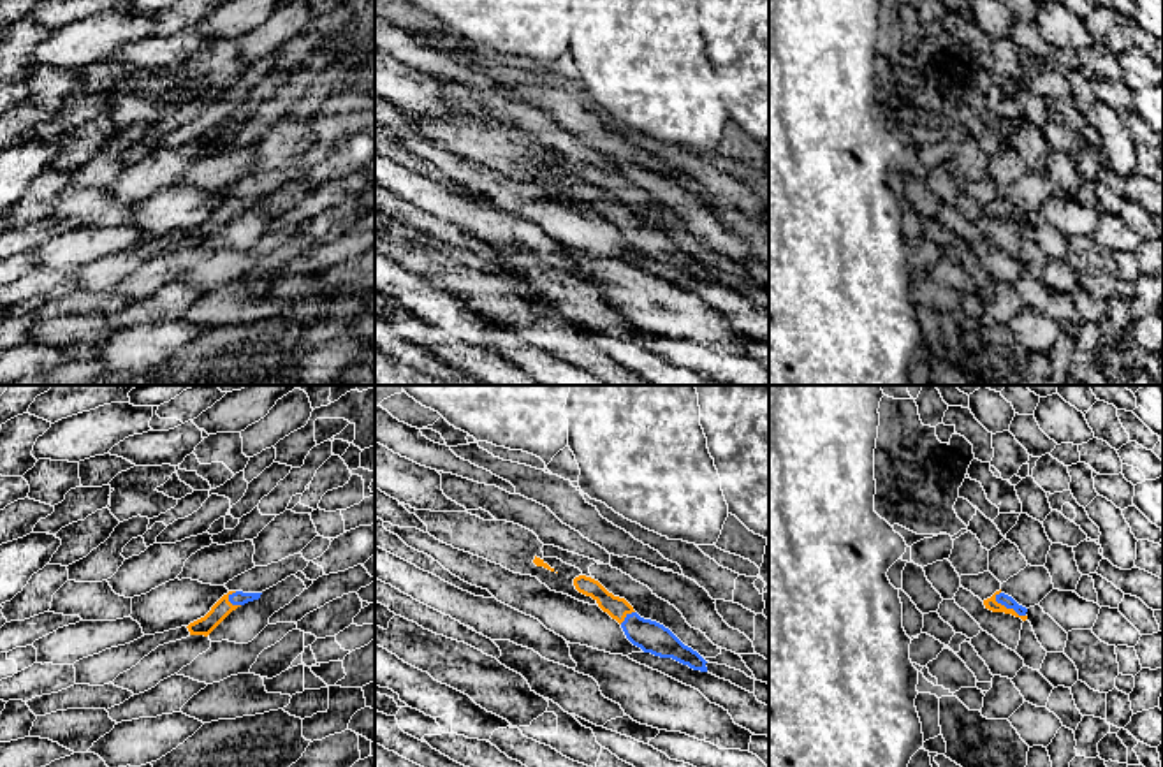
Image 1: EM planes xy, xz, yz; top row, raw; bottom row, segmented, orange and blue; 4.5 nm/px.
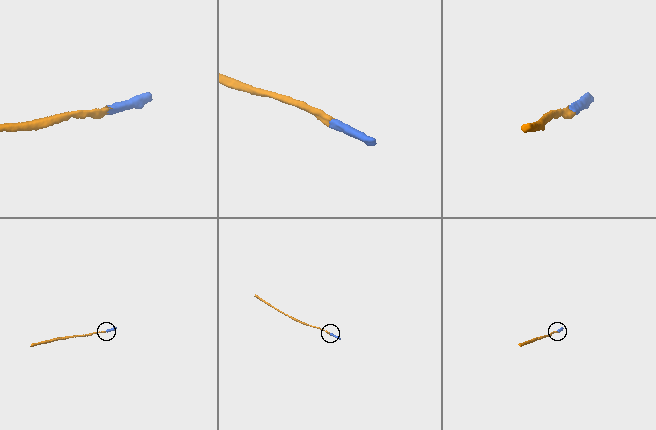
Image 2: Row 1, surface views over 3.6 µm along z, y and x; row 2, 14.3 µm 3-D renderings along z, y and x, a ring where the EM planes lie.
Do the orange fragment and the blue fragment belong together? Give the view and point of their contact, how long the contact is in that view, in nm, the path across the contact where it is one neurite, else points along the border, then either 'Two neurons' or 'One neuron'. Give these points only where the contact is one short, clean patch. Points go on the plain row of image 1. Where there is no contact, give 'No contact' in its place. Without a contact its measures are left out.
Touches orange at yz (1009, 215). Shared border 170 nm. Path across: yz (991, 210), (1009, 215), (1009, 208). One neuron

